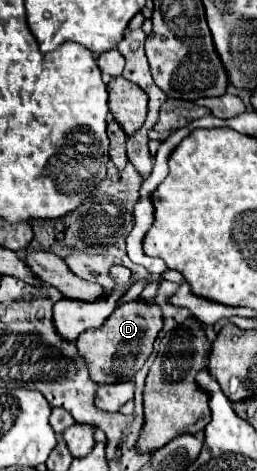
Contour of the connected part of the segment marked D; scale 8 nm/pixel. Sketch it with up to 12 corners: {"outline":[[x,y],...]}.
{"outline":[[119,305],[75,345],[91,381],[133,379],[163,319],[157,305]]}

